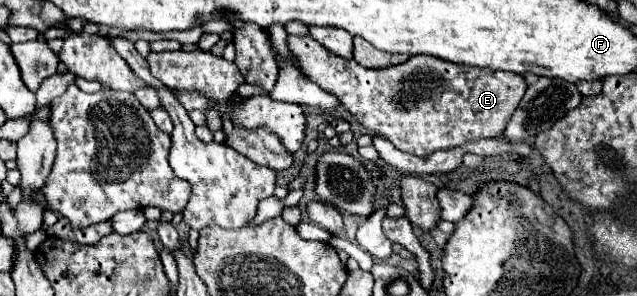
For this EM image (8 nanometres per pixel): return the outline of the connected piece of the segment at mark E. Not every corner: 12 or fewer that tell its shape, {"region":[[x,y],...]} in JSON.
{"region":[[309,34],[301,72],[401,152],[493,138],[523,76],[411,56],[371,70]]}

